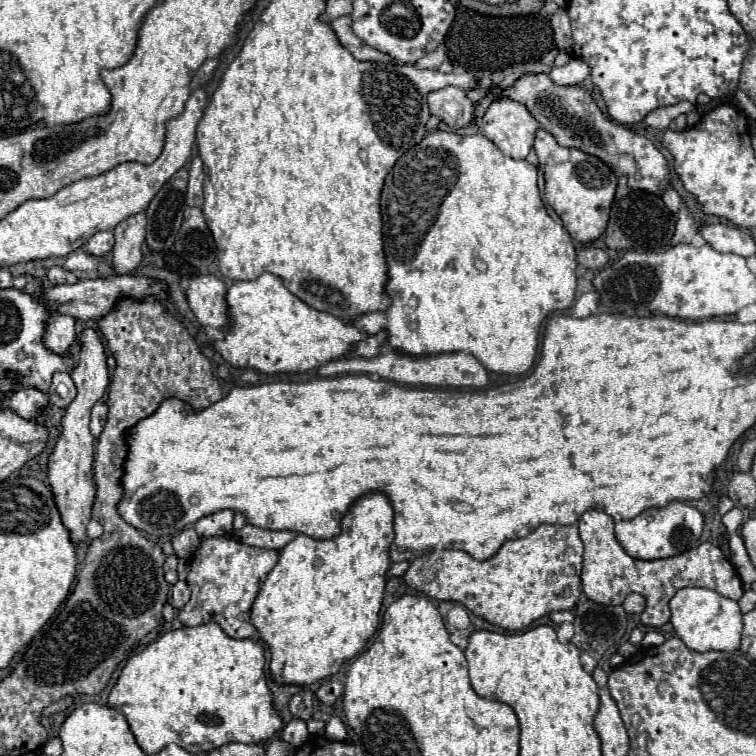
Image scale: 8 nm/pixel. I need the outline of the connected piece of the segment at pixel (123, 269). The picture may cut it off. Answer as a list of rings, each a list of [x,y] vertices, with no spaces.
[[[145,213],[131,215],[123,219],[115,229],[115,247],[113,247],[113,269],[119,275],[127,275],[140,266],[143,259],[141,245],[145,241]]]

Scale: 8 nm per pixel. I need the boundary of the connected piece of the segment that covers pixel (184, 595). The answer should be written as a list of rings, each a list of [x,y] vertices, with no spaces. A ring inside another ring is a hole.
[[[177,581],[171,587],[171,603],[173,603],[173,607],[175,609],[183,609],[187,605],[187,601],[189,601],[189,595],[191,595],[191,591],[189,591],[187,583],[185,581]]]

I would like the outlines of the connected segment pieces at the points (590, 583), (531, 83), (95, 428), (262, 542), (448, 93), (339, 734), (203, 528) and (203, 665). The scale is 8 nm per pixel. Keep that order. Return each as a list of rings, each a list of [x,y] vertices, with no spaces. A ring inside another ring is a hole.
[[[591,509],[581,515],[579,535],[585,545],[583,573],[581,573],[585,595],[601,605],[621,605],[629,593],[639,593],[647,599],[647,605],[641,613],[641,621],[649,627],[661,627],[671,621],[669,601],[683,587],[705,587],[733,601],[739,601],[743,595],[743,583],[735,567],[713,543],[701,543],[695,549],[689,549],[681,555],[667,559],[653,559],[653,561],[633,559],[615,539],[613,519],[601,509]]]
[[[523,75],[515,87],[507,89],[503,95],[515,101],[523,101],[523,105],[527,105],[529,113],[543,125],[543,129],[555,135],[559,145],[575,147],[599,157],[613,169],[617,177],[627,175],[631,189],[663,193],[663,189],[669,185],[667,159],[661,155],[661,151],[647,137],[635,135],[633,131],[605,117],[595,105],[591,93],[583,87],[559,87],[551,83],[549,75]]]
[[[95,403],[95,407],[91,409],[91,435],[99,437],[105,425],[105,417],[107,417],[107,405],[105,403]]]
[[[245,525],[241,531],[235,531],[235,537],[247,545],[253,547],[261,547],[261,549],[283,549],[283,545],[287,545],[297,533],[291,531],[267,531],[267,529],[259,529],[255,525]]]
[[[443,87],[429,97],[431,115],[445,121],[451,129],[463,129],[473,121],[473,113],[479,101],[471,101],[461,87]]]
[[[337,715],[331,717],[331,721],[325,727],[325,737],[333,739],[333,741],[343,741],[345,735],[347,735],[347,731],[345,731],[345,725],[343,725],[341,717],[337,717]]]
[[[223,509],[211,515],[201,517],[193,529],[197,531],[199,537],[213,537],[213,535],[227,535],[233,531],[233,511],[231,509]]]
[[[205,623],[205,625],[197,625],[197,627],[181,627],[181,629],[161,635],[157,641],[149,643],[145,647],[145,651],[131,657],[127,661],[127,665],[123,667],[115,687],[109,693],[109,705],[115,705],[125,713],[127,723],[131,725],[131,731],[137,737],[137,745],[149,755],[159,753],[167,743],[175,743],[189,753],[209,753],[209,751],[213,751],[225,743],[233,743],[233,741],[237,741],[237,743],[265,743],[283,729],[283,719],[279,717],[279,713],[273,707],[273,695],[271,695],[271,689],[267,687],[267,681],[265,681],[265,651],[263,651],[263,647],[251,639],[233,639],[233,637],[225,635],[217,623]]]

